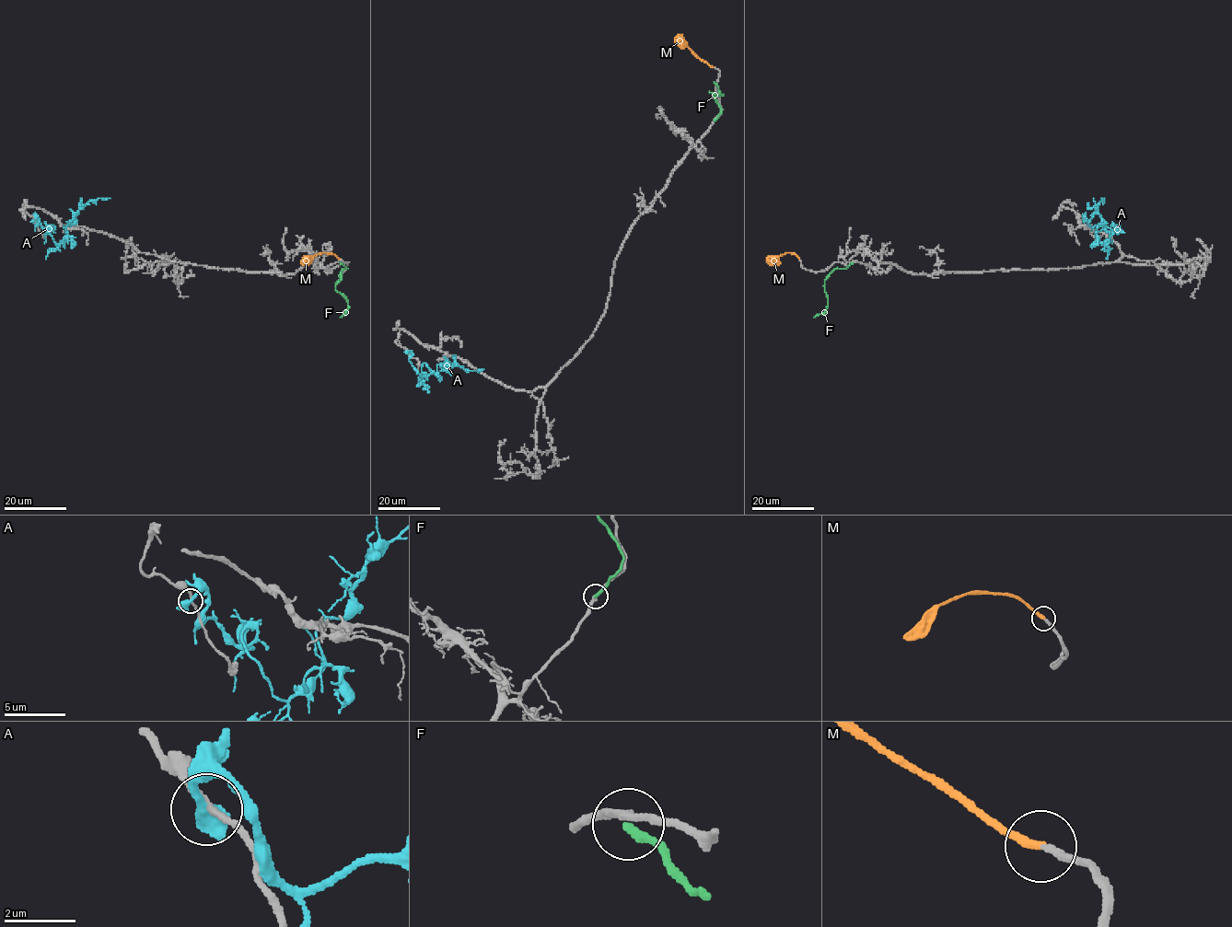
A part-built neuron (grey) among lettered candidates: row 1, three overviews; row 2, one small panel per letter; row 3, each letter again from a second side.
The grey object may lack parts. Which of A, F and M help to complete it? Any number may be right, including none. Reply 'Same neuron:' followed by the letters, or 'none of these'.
Same neuron: M

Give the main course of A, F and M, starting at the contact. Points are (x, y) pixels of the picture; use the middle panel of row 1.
A: (407, 352), (419, 373), (424, 373), (424, 363), (435, 373), (441, 364), (447, 370), (452, 365), (483, 369)
F: (714, 120), (721, 109), (713, 93), (708, 92), (722, 95), (714, 82)
M: (714, 67), (676, 36)

